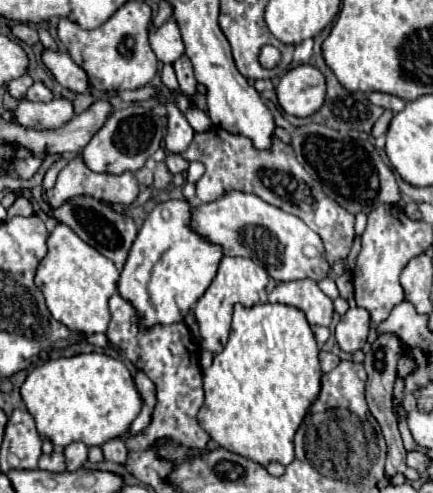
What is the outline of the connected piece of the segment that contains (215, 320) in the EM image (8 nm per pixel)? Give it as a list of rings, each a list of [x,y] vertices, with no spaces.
[[[223,257],[221,259],[215,279],[211,281],[207,291],[199,297],[199,301],[195,305],[195,317],[197,317],[203,349],[207,349],[211,353],[219,353],[223,349],[223,345],[227,343],[229,331],[231,331],[233,305],[243,303],[245,307],[251,307],[251,305],[259,303],[259,293],[265,289],[267,281],[269,281],[267,271],[259,265],[255,265],[251,259],[245,259],[245,257]]]

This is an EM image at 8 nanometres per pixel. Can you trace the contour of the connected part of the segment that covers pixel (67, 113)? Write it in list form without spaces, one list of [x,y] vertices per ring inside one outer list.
[[[27,99],[19,101],[13,109],[13,121],[25,129],[45,131],[63,127],[73,117],[73,105],[69,99],[53,99],[49,103],[31,103]]]

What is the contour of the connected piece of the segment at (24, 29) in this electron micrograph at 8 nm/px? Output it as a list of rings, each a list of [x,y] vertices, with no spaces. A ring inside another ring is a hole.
[[[19,23],[19,25],[15,25],[11,31],[13,31],[13,35],[15,35],[15,37],[19,37],[19,39],[21,39],[23,43],[27,43],[27,45],[35,45],[35,43],[39,41],[37,29],[33,29],[31,25]]]

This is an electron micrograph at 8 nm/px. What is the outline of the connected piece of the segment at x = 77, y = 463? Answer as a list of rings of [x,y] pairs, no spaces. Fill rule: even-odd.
[[[71,443],[63,449],[63,453],[65,453],[67,471],[77,471],[87,461],[87,445],[83,443]]]

